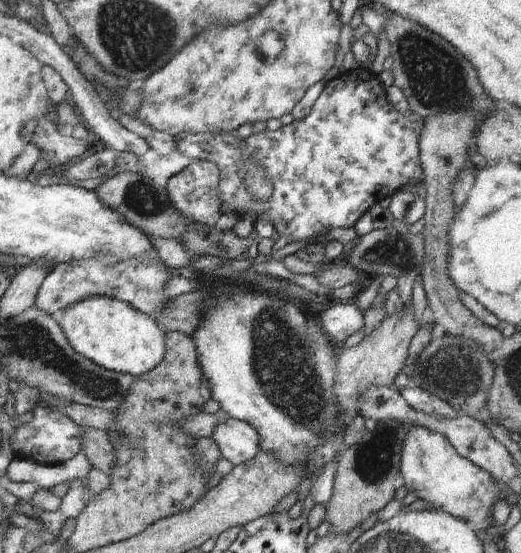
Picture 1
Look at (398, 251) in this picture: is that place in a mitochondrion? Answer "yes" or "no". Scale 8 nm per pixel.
yes

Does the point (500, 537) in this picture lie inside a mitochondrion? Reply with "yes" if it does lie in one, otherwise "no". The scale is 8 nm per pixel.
no

